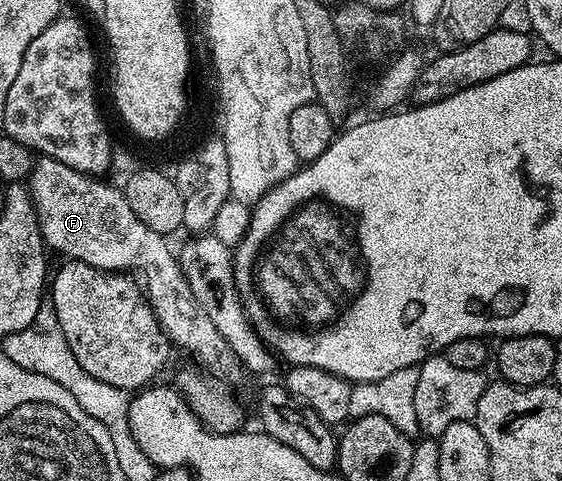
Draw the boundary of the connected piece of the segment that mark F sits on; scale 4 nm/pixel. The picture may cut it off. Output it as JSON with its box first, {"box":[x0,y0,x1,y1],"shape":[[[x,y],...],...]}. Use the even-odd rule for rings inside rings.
{"box":[29,158,228,363],"shape":[[[36,158],[35,167],[31,170],[29,190],[39,228],[43,230],[44,244],[52,252],[60,251],[61,254],[67,255],[63,257],[76,263],[84,263],[102,271],[130,273],[137,277],[143,294],[155,310],[157,321],[172,344],[178,350],[180,347],[183,351],[189,351],[193,358],[200,359],[203,363],[217,362],[223,354],[228,354],[227,342],[221,337],[221,333],[217,333],[213,321],[209,321],[209,317],[200,309],[199,302],[193,297],[173,247],[171,251],[170,245],[167,244],[168,240],[153,229],[149,229],[149,225],[145,225],[145,221],[141,221],[137,213],[129,209],[127,196],[120,188],[118,191],[117,188],[103,182],[107,181],[93,175],[82,175],[80,171],[69,169],[69,165],[56,159]]]}

